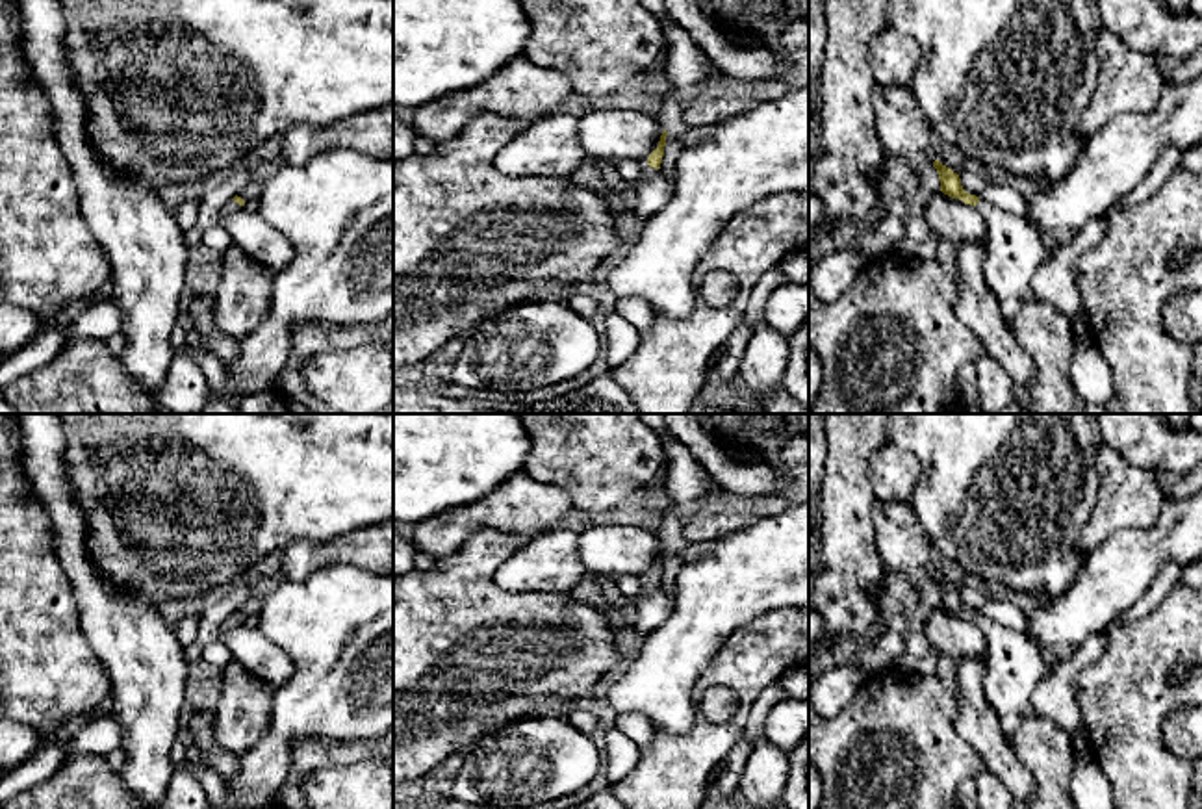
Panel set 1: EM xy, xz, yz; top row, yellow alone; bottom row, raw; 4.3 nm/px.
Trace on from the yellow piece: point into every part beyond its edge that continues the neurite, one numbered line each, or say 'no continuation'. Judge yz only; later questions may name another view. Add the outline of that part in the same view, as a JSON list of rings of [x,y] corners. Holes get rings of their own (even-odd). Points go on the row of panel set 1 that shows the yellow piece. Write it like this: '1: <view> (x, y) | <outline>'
1: yz (1013, 249) | [[[979,199],[974,206],[985,219],[983,278],[998,301],[1035,299],[1031,278],[1046,260],[1048,250],[1039,232],[1024,219]]]

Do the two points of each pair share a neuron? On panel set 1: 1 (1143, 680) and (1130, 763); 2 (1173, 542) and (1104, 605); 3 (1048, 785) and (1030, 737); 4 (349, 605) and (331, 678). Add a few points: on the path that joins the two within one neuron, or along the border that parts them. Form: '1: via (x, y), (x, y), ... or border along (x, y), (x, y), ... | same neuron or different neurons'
1: via (1130, 700), (1130, 743) | same neuron
2: via (1154, 552), (1119, 587) | same neuron
3: via (1048, 774), (1048, 756), (1041, 748) | same neuron
4: via (349, 624), (349, 659) | same neuron

